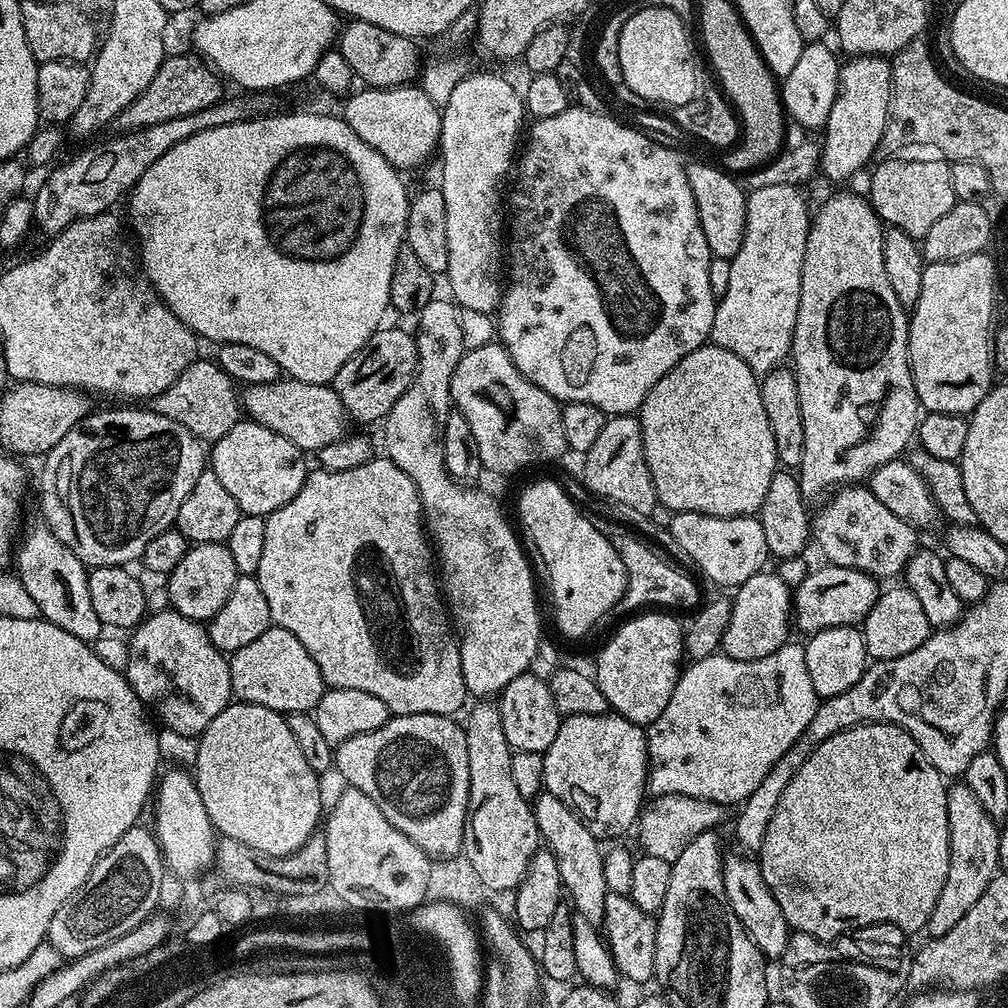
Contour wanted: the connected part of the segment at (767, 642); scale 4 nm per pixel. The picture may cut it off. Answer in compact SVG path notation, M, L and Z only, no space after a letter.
M765 570L746 578L731 597L730 624L720 643L723 655L735 660L757 660L789 643L788 628L790 632L794 624L792 593L793 589L775 571Z

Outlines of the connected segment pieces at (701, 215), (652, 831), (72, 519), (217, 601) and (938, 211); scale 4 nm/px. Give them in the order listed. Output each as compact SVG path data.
M712 164L687 165L690 190L694 194L694 202L698 210L698 218L702 226L702 234L706 234L706 246L710 246L713 257L731 260L738 254L742 246L742 238L746 234L747 200L745 189L733 173L723 167L715 168Z
M688 795L653 797L641 811L636 828L643 846L641 849L649 856L672 863L698 834L717 829L717 825L725 820L728 812L727 805L690 798Z
M128 406L132 408L112 408L109 412L93 411L58 446L54 446L43 457L44 469L40 472L40 512L44 515L43 523L69 548L74 555L79 558L89 569L101 568L102 566L128 566L131 560L139 561L143 557L146 546L157 534L162 534L162 530L173 527L178 518L178 510L182 510L182 502L186 502L186 494L198 482L198 474L206 470L206 448L199 438L190 434L186 426L178 426L170 418L162 414L149 410L144 406Z
M227 543L222 544L192 544L189 547L186 558L182 558L182 562L178 562L178 566L174 566L174 570L168 573L166 583L168 583L168 600L171 611L182 614L191 620L199 620L207 622L214 618L214 614L218 614L218 610L222 610L222 606L226 603L226 598L230 598L230 590L234 590L234 582L238 573L234 566L234 557L231 556Z
M884 158L880 165L872 172L872 181L868 184L867 199L872 205L872 209L880 215L881 221L888 228L897 228L910 238L918 242L923 241L926 234L934 227L934 222L938 222L956 204L957 199L954 194L954 185L950 182L951 163L943 158L932 158L936 160L904 160L908 158Z

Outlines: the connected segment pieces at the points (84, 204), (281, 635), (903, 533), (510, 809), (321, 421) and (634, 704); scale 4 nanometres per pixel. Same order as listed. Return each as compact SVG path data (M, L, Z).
M224 98L220 103L212 104L206 110L198 110L189 116L170 118L168 122L138 128L135 132L113 135L113 140L104 140L101 144L86 149L66 164L57 163L51 169L53 172L41 182L40 189L32 200L36 215L35 227L41 228L45 237L51 238L82 218L115 209L115 204L119 200L121 203L127 197L138 178L142 178L142 174L150 170L150 166L154 166L154 162L158 162L158 158L166 154L166 150L174 150L178 142L186 142L186 138L202 130L233 124L248 115L246 101Z
M268 628L259 638L254 638L250 646L242 646L242 650L231 653L228 665L237 701L266 706L281 714L312 712L326 691L314 658L306 654L306 646L285 628Z
M866 486L841 487L827 500L828 505L814 516L814 544L820 547L825 556L823 559L877 578L899 577L913 552L917 551L917 529L902 522L898 514L886 510L886 506L882 506Z
M476 702L472 709L469 707L468 721L463 721L462 727L466 734L466 758L470 758L470 798L468 799L468 821L464 824L464 846L462 849L462 855L470 860L471 865L475 867L475 872L479 873L479 877L486 882L486 885L490 886L493 890L510 890L517 889L522 882L522 878L526 874L526 870L530 866L532 861L532 855L538 851L541 847L542 841L540 839L540 831L536 825L536 819L532 813L532 804L530 800L520 793L520 784L516 781L516 772L512 769L512 759L514 759L514 753L511 746L506 742L506 734L502 731L502 714L500 713L500 705L496 702Z
M291 378L247 385L242 392L242 408L247 419L274 430L274 434L282 434L282 438L294 442L294 446L308 454L319 453L322 446L345 439L344 427L350 424L348 412L342 406L342 398L338 398L335 387Z
M648 610L625 619L596 656L596 685L606 694L609 709L641 726L652 724L666 710L686 660L684 628L672 616L664 610Z

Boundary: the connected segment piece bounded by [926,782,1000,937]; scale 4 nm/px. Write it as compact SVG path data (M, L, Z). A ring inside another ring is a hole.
M953 784L956 785L948 788L946 798L946 814L950 826L950 870L946 874L942 894L938 894L938 902L934 902L934 910L928 919L926 932L929 937L941 936L948 930L954 930L954 926L958 926L958 921L967 914L970 906L974 906L974 902L982 898L982 890L990 886L994 873L1000 867L1000 830L997 821L986 814L986 810L982 810L982 802L974 798L974 790L970 790L967 784Z

